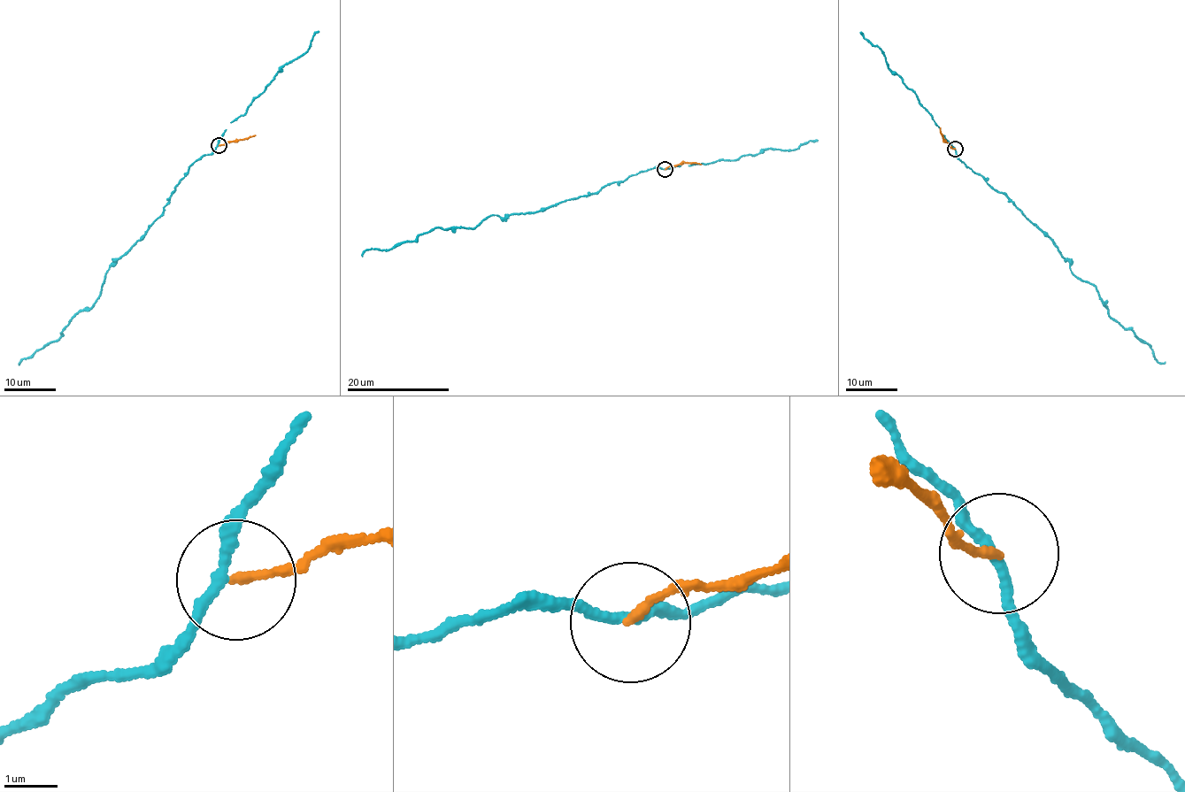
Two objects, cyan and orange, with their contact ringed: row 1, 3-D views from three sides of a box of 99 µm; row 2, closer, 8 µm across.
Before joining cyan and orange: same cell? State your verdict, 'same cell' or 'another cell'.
another cell

